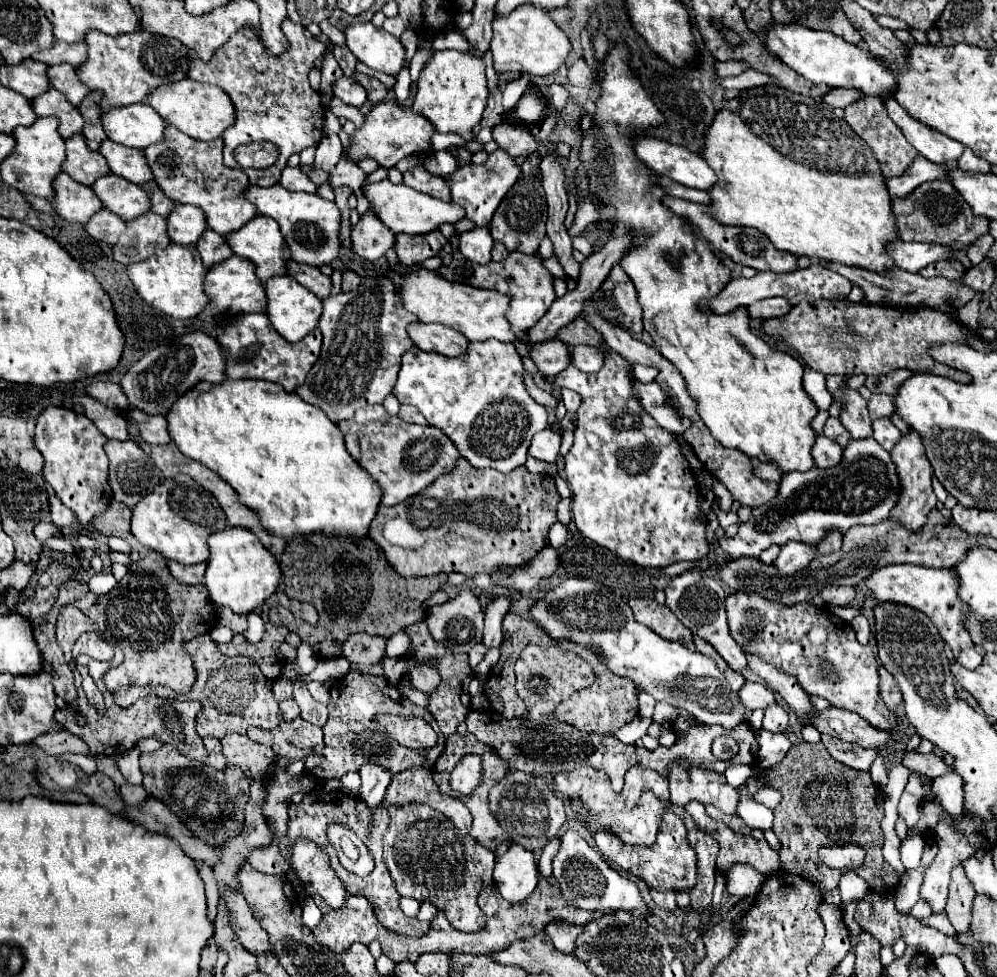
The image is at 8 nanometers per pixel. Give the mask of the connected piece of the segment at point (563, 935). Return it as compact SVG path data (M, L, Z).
M552 921L552 923L548 923L546 933L550 935L552 943L562 953L568 953L568 955L576 957L574 955L574 945L576 945L576 939L582 933L582 929L584 929L582 925L572 925L572 923L566 923L566 921Z

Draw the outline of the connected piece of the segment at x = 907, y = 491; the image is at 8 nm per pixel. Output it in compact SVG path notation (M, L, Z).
M910 431L908 435L904 435L898 441L898 445L892 449L890 455L892 455L892 461L894 461L896 469L898 469L898 479L902 481L902 493L900 493L898 505L894 505L888 519L898 521L902 527L906 527L906 529L910 529L914 533L914 531L922 529L922 525L926 523L928 513L938 503L938 499L934 497L934 491L932 491L932 485L930 485L930 479L932 479L930 461L926 459L922 439L920 439L920 435L916 431Z

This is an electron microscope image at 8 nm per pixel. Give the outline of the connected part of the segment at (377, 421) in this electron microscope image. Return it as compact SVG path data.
M382 405L358 409L354 419L340 421L338 427L342 429L342 433L346 433L348 429L358 437L362 457L356 463L360 463L360 467L376 479L382 491L380 505L396 505L420 493L436 477L452 471L456 459L460 457L454 443L440 429L430 425L404 423L402 419L388 415Z

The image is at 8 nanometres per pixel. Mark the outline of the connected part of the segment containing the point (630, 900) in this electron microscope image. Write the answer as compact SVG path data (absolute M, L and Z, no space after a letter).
M568 829L560 837L560 849L554 857L554 873L552 877L558 879L560 889L564 897L582 909L602 909L602 911L618 911L618 909L646 909L644 899L640 897L640 891L636 883L622 877L618 871L614 871L604 857L584 839L580 833Z

